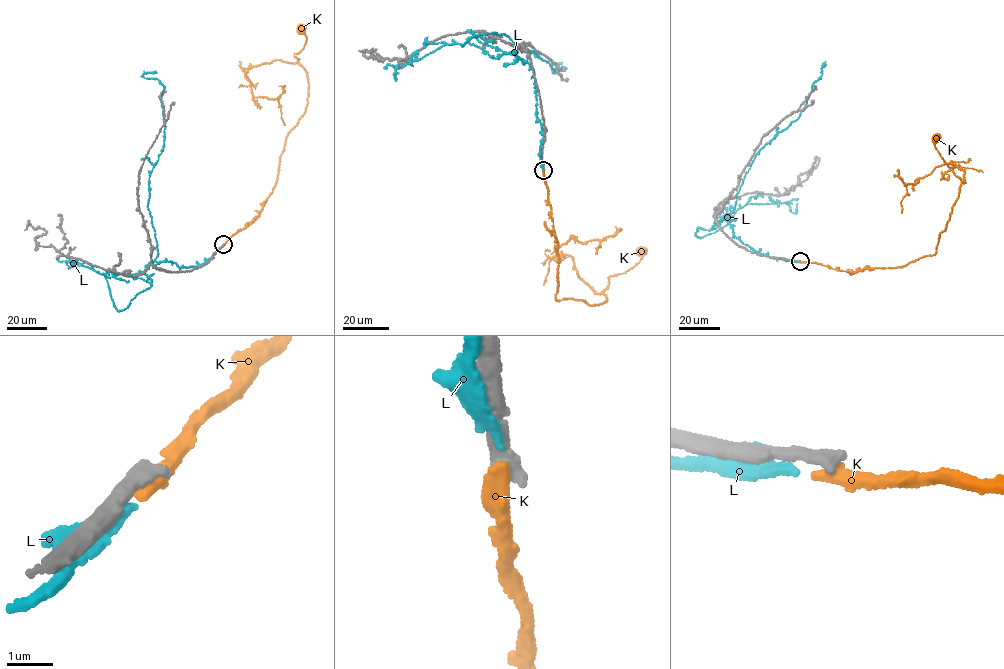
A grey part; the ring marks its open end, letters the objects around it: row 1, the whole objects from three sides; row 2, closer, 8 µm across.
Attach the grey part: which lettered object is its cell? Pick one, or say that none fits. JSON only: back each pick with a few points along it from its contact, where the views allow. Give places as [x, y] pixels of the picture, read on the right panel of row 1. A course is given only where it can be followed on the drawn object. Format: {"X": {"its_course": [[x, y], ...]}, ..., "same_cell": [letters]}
{"same_cell": []}

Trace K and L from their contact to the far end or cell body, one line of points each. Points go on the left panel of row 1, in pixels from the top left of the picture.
K: (223, 244), (259, 215), (276, 184), (287, 133), (304, 113), (306, 71), (294, 54), (306, 39), (300, 29)
L: (222, 246), (195, 267), (152, 261), (140, 273), (151, 285), (121, 310), (104, 275), (66, 257)

